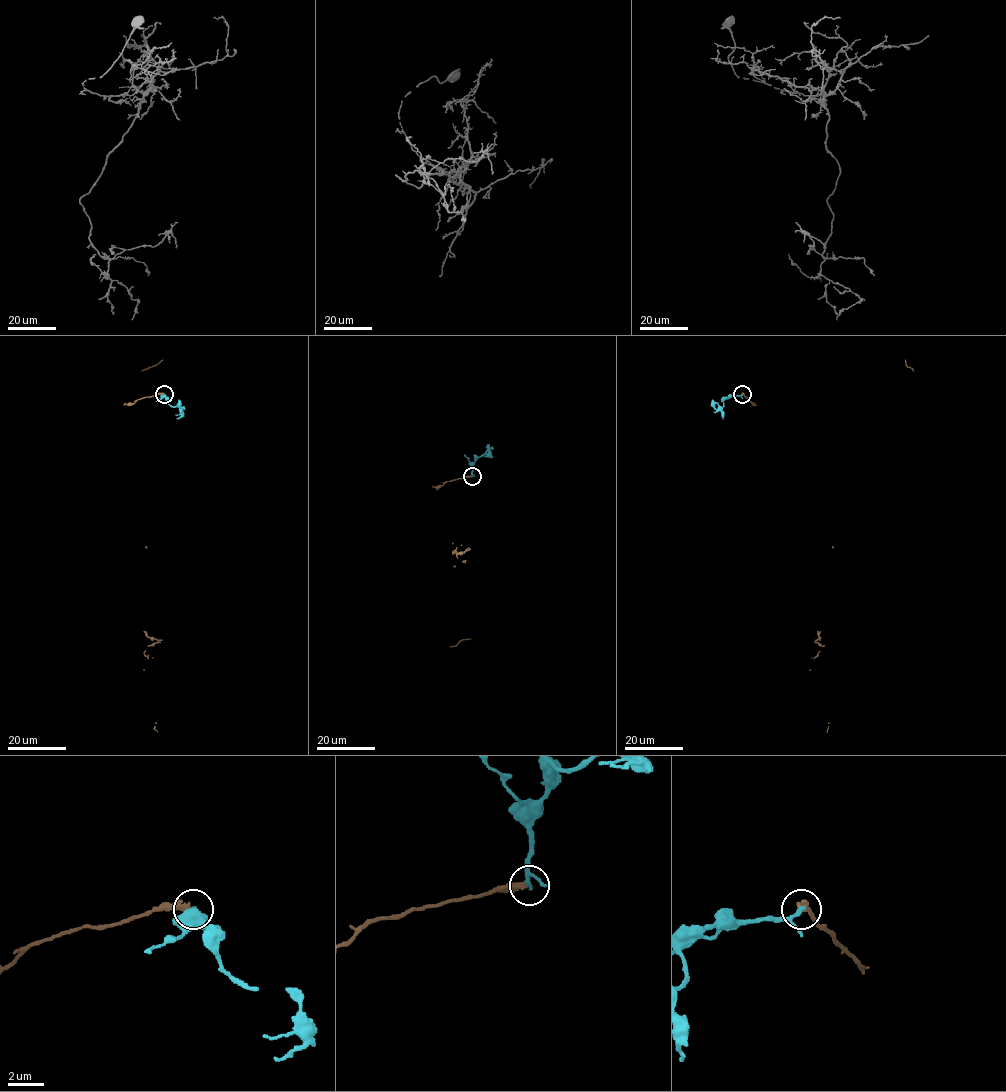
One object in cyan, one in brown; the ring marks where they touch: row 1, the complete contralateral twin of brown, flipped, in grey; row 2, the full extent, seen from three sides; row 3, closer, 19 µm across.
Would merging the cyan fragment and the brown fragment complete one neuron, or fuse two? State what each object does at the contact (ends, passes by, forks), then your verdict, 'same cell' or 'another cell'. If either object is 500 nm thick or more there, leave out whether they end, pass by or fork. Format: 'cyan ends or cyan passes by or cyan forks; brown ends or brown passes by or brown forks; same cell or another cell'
cyan passes by; brown ends; another cell

